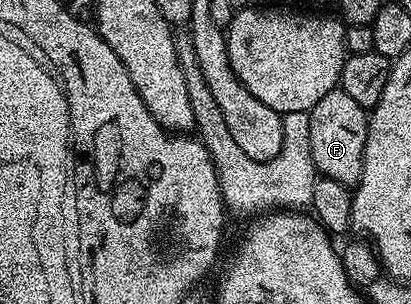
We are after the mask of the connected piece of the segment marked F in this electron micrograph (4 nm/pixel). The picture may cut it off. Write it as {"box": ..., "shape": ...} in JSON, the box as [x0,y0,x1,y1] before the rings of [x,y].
{"box":[309,89,368,188],"shape":[[[336,89],[325,93],[321,101],[311,108],[309,121],[309,149],[313,153],[313,165],[322,178],[341,181],[341,185],[354,188],[361,177],[363,154],[367,140],[368,112],[349,93]]]}

